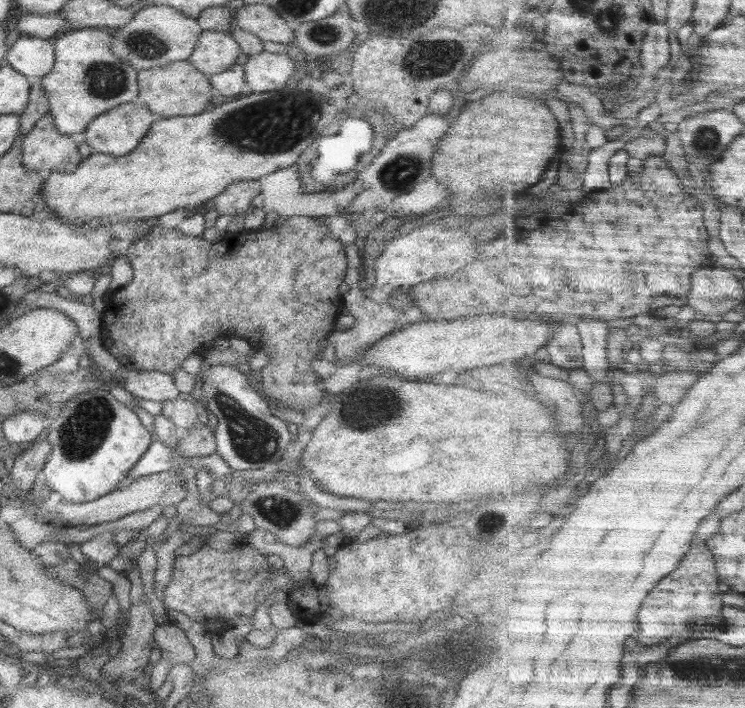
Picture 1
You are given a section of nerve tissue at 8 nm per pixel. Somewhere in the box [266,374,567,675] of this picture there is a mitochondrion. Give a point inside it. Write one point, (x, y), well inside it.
(369, 407)

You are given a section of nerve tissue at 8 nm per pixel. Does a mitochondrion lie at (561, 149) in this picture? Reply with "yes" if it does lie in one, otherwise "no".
no

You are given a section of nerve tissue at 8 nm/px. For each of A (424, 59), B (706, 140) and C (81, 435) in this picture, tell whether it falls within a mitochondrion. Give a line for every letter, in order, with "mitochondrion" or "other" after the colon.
A: mitochondrion
B: mitochondrion
C: mitochondrion

